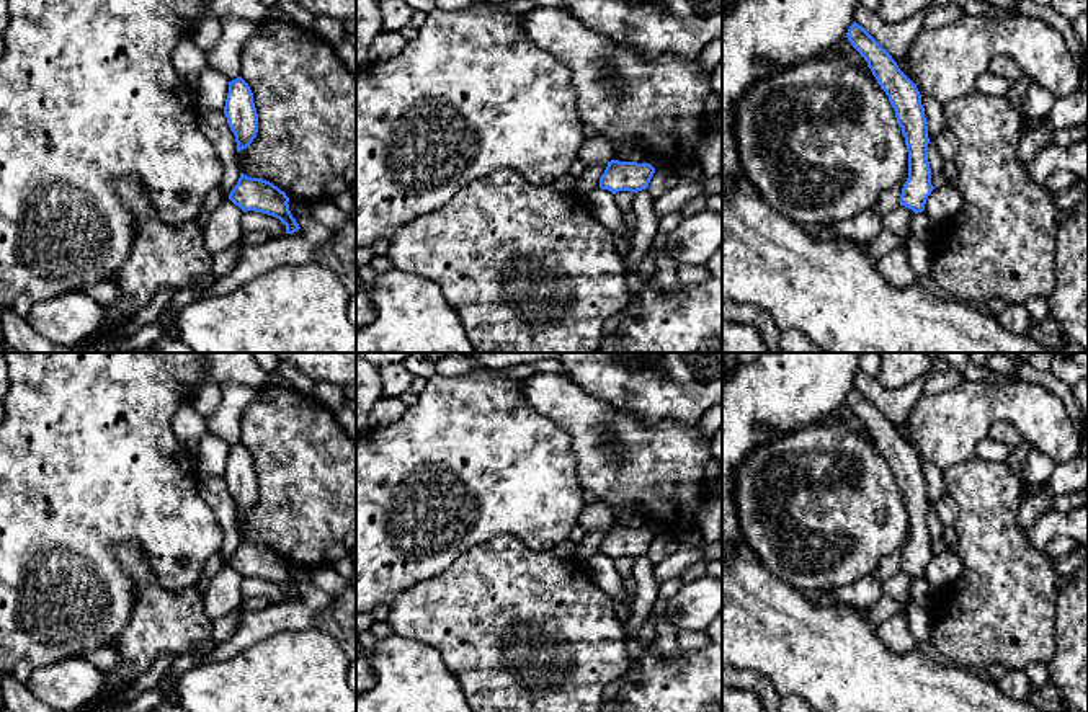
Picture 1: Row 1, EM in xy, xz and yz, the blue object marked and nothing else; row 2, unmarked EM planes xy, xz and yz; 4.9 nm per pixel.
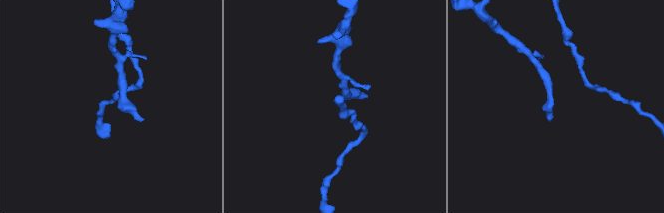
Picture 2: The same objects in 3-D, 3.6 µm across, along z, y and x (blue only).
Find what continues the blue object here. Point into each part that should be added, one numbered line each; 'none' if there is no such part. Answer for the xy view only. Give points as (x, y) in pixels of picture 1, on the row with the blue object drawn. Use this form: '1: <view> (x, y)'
none

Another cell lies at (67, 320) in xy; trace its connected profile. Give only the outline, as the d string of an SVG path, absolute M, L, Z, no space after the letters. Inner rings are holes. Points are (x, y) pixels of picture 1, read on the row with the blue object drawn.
M83 292L33 302L26 322L54 346L78 346L103 323L105 307Z

